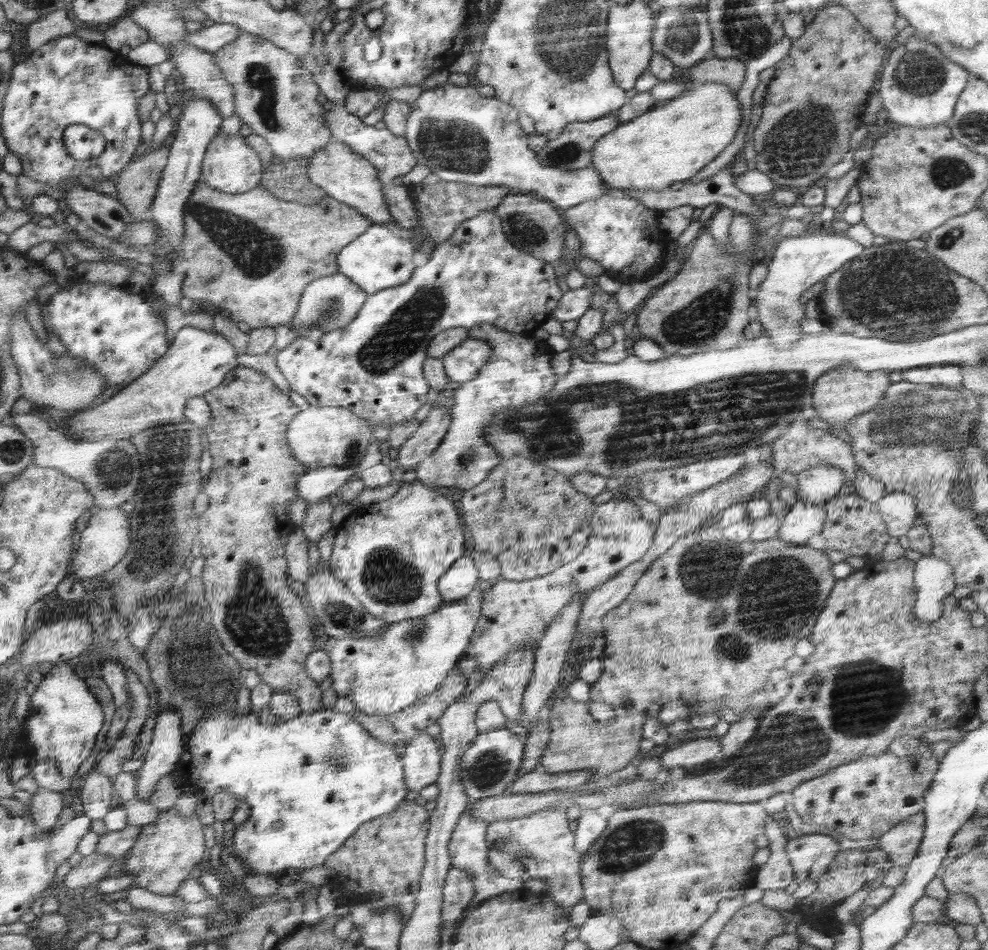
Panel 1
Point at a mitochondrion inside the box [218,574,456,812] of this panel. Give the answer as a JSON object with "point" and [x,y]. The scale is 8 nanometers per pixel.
{"point":[338,614]}

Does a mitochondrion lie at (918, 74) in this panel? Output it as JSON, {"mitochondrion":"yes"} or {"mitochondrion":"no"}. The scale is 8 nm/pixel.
{"mitochondrion":"yes"}

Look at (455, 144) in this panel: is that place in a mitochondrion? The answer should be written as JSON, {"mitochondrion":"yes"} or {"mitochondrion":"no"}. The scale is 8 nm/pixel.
{"mitochondrion":"yes"}

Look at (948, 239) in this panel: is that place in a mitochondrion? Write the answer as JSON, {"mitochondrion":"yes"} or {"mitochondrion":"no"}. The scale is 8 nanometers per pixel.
{"mitochondrion":"yes"}

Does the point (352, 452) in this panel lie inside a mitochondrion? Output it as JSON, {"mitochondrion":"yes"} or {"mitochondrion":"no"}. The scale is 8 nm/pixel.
{"mitochondrion":"yes"}

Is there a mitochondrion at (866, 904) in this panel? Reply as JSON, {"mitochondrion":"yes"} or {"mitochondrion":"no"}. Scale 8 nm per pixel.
{"mitochondrion":"no"}

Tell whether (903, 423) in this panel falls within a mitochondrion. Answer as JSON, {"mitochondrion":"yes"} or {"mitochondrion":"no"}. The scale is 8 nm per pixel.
{"mitochondrion":"yes"}

